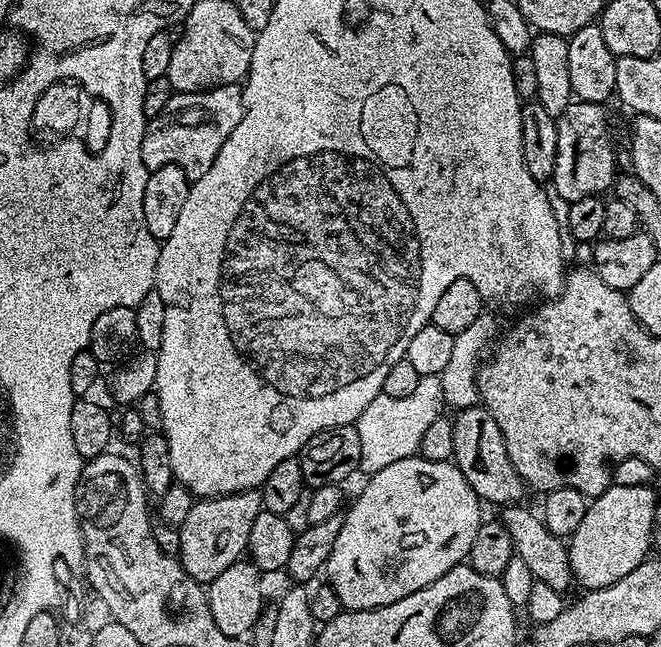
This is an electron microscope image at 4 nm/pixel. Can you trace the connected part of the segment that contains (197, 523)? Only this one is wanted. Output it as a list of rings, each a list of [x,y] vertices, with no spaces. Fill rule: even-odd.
[[[256,490],[197,499],[190,514],[186,514],[186,522],[182,522],[178,529],[178,559],[184,567],[184,572],[190,574],[190,578],[194,578],[198,583],[210,585],[227,567],[247,553],[250,529],[254,526],[254,518],[258,518],[261,510],[261,493]]]

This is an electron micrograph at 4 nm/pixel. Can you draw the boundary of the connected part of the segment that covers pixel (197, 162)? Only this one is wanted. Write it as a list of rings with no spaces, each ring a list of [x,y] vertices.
[[[223,84],[204,92],[176,92],[166,102],[162,114],[147,121],[142,138],[142,162],[149,170],[167,164],[178,166],[189,181],[202,178],[243,113],[244,89],[240,84]]]

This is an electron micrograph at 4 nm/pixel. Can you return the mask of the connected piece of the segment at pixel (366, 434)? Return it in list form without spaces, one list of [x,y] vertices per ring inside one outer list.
[[[421,376],[418,387],[406,398],[390,398],[379,395],[362,410],[356,420],[359,445],[362,446],[359,471],[371,474],[391,466],[393,462],[402,462],[420,451],[422,437],[426,429],[445,411],[446,405],[442,394],[442,382],[438,376]]]

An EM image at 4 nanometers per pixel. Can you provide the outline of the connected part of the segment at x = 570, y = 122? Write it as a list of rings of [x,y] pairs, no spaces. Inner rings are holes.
[[[574,102],[558,117],[558,156],[554,162],[554,174],[550,181],[553,193],[573,204],[578,198],[598,196],[613,187],[618,176],[616,152],[612,149],[612,136],[608,133],[608,112],[604,104]]]

